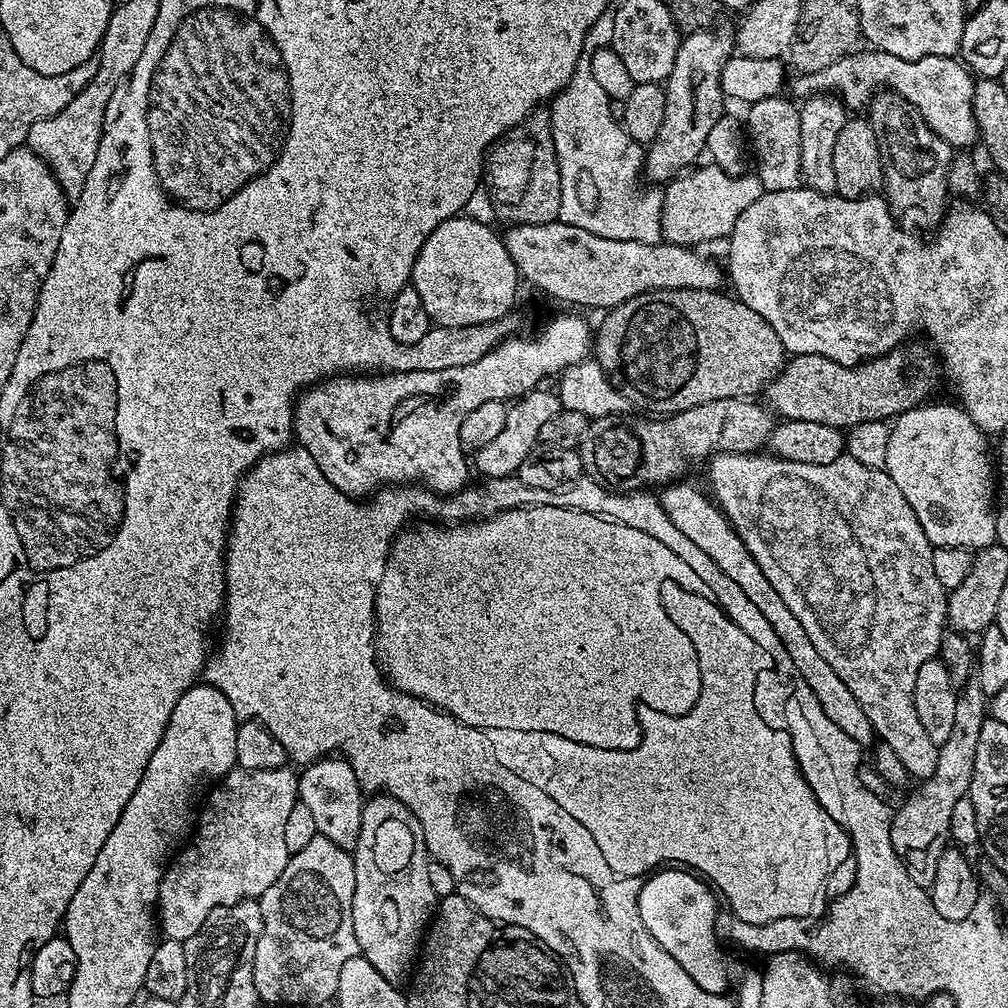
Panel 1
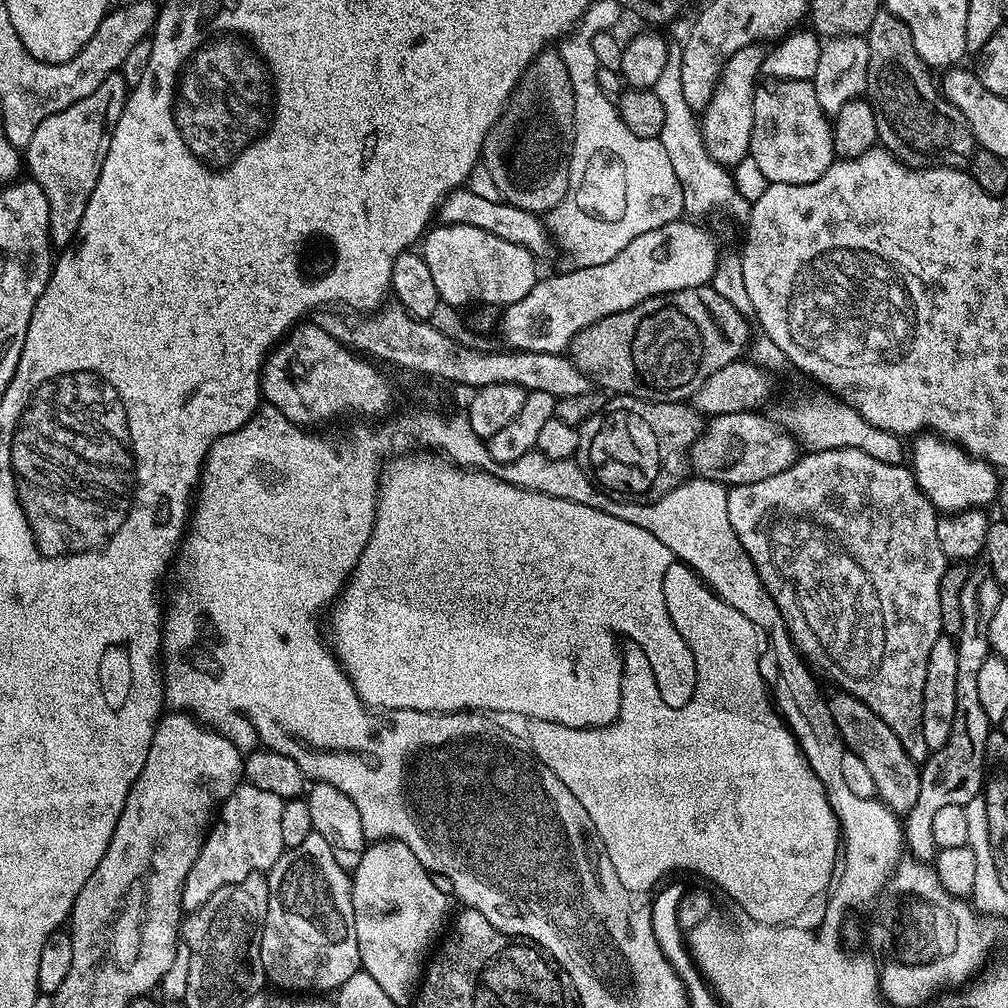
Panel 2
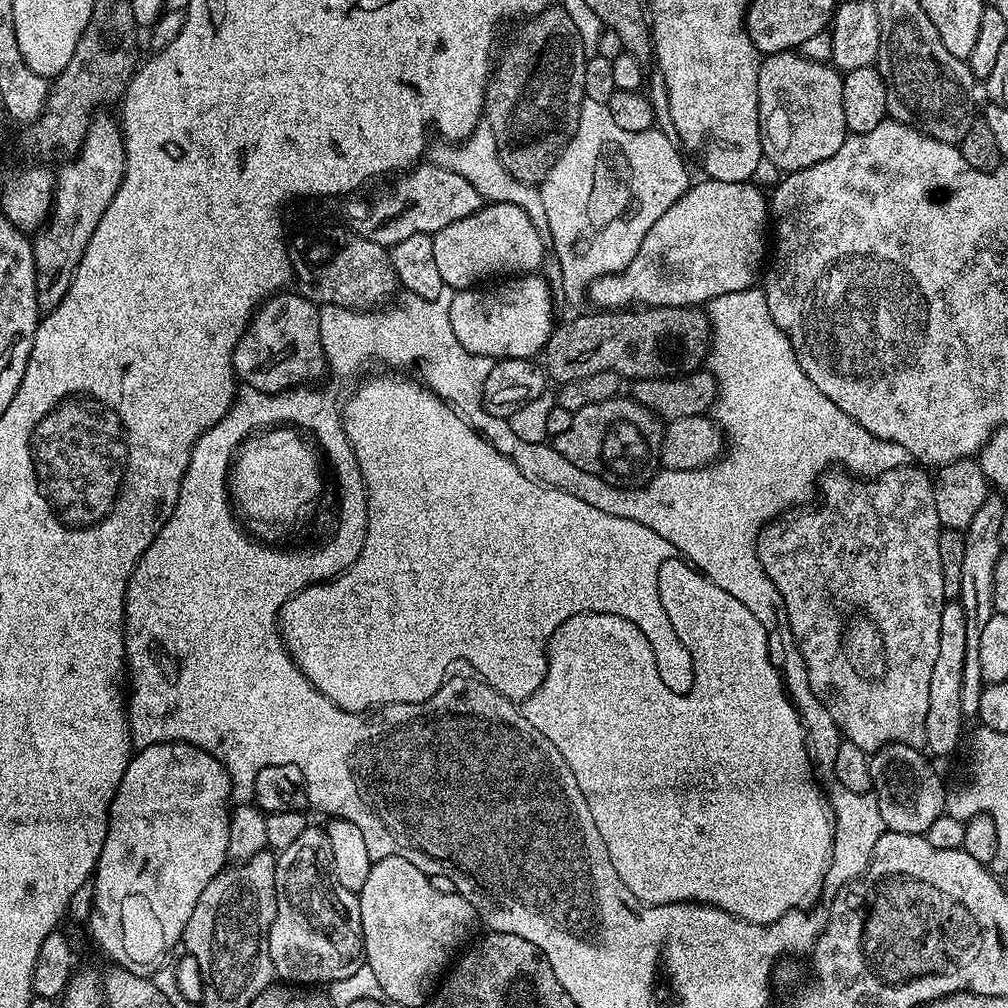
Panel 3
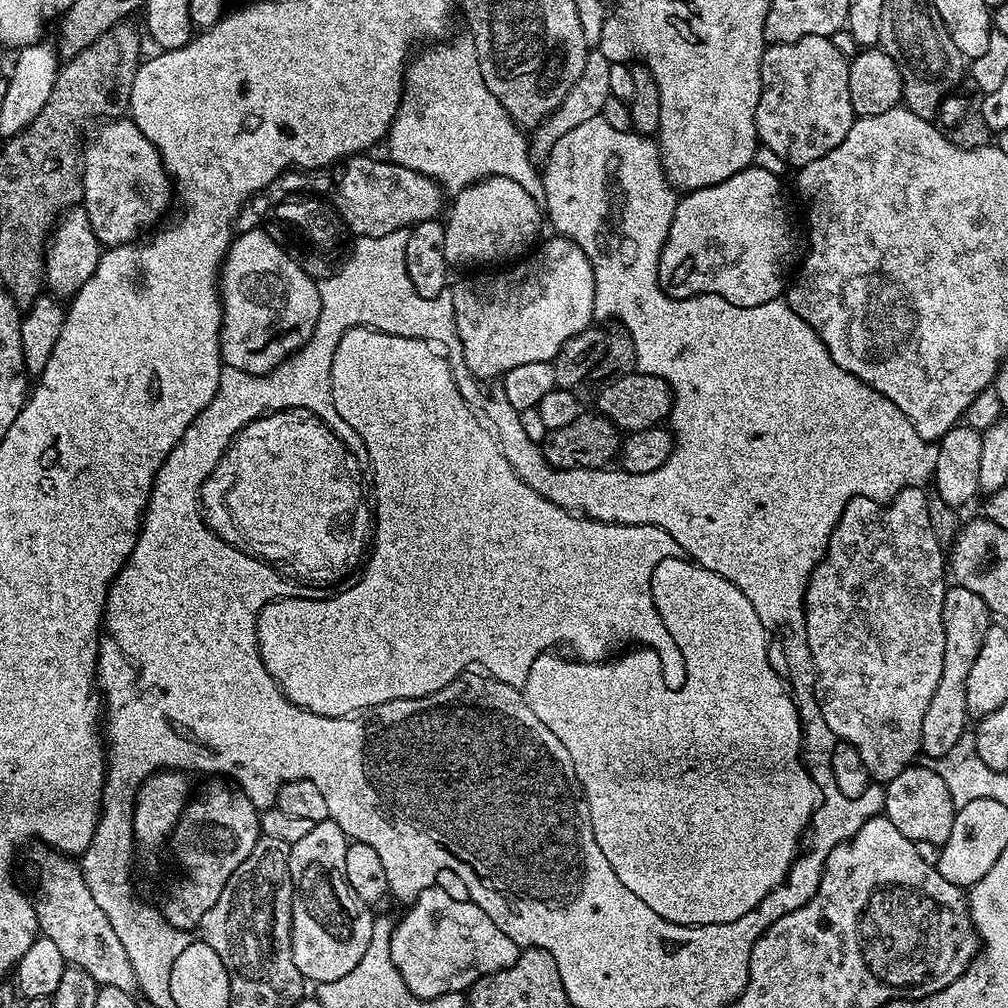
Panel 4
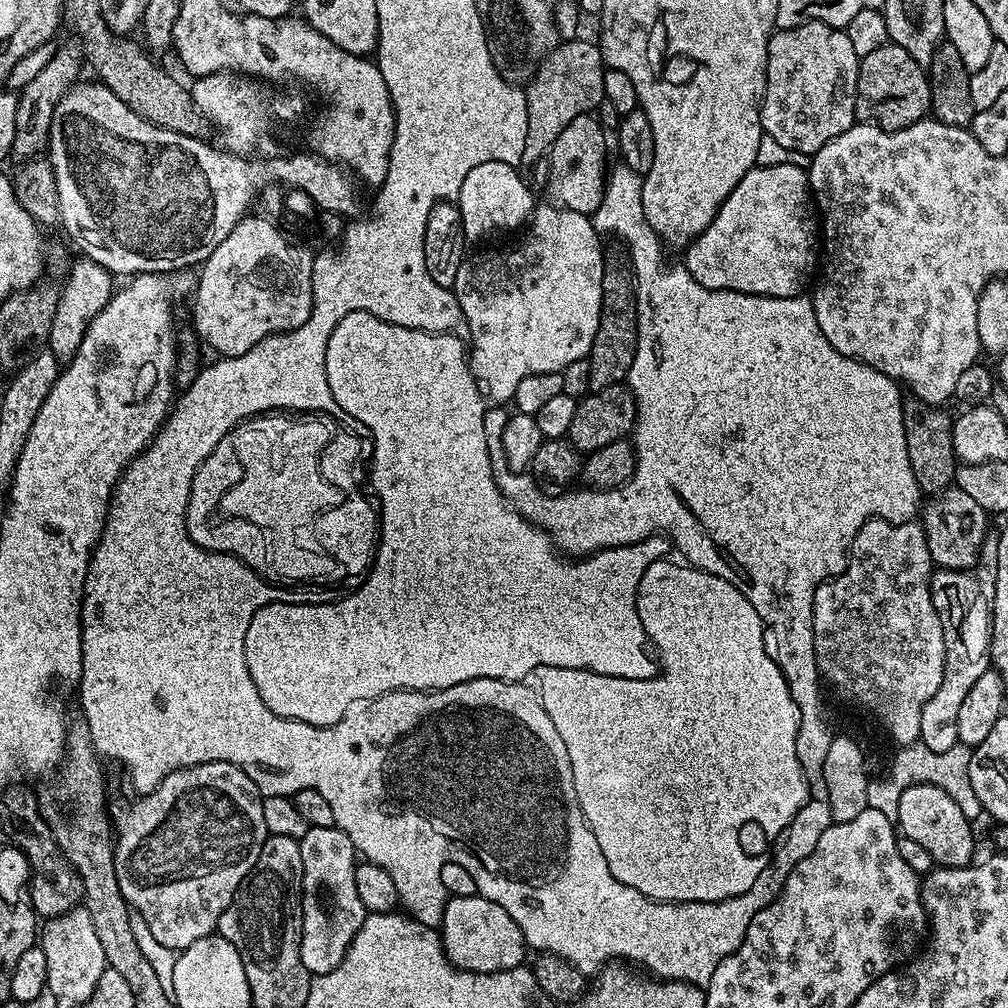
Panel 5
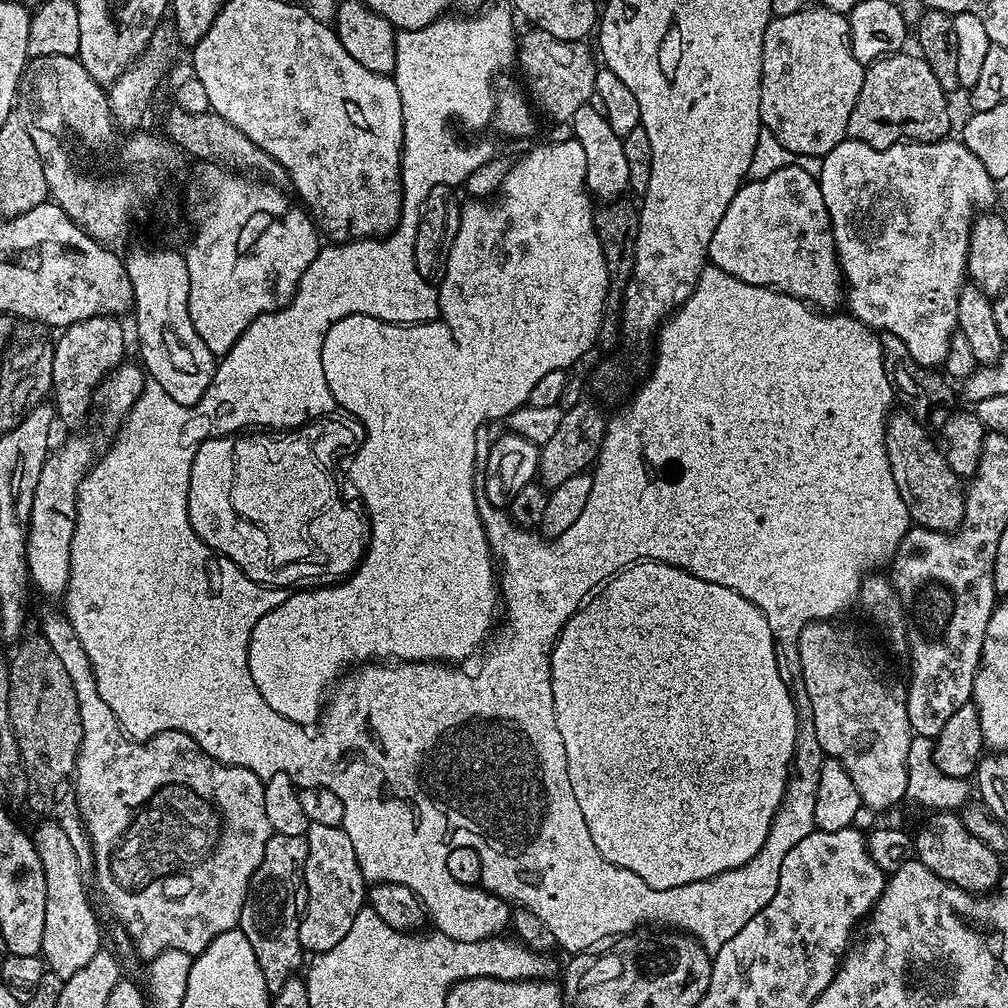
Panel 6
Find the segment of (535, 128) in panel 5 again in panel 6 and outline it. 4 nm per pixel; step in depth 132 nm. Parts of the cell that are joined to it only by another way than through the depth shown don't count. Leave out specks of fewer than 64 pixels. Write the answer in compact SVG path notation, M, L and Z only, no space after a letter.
M530 28L517 43L517 63L533 103L556 120L571 121L580 106L595 95L598 64L583 41L562 41L540 29Z

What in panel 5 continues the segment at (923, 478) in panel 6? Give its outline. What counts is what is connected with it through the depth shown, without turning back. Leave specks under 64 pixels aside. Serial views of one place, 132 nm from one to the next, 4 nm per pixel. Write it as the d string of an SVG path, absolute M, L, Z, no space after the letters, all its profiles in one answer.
M955 486L935 493L929 500L932 501L929 504L927 501L922 508L922 523L933 565L937 569L949 568L955 572L975 569L980 563L980 551L984 540L990 534L989 513L984 512L982 506L978 506L978 502L970 498L970 494Z

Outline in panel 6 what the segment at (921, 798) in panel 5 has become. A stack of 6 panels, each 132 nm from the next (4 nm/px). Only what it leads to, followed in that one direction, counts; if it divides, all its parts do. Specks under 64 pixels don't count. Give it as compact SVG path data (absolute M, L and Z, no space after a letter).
M937 811L924 825L920 828L920 833L914 836L914 856L930 869L934 874L938 874L938 878L949 880L952 884L957 884L962 890L973 894L988 894L999 885L1002 879L1000 873L1001 857L994 850L990 850L990 846L986 846L978 838L974 838L970 834L970 830L966 830L966 826L962 826L959 815L955 811Z

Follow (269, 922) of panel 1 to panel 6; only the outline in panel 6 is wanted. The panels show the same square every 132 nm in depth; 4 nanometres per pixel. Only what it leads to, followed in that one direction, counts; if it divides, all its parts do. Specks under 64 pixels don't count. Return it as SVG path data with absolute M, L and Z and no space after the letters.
M309 824L306 835L308 853L304 867L303 891L306 896L308 892L308 905L305 903L302 908L298 938L305 953L319 954L326 950L334 950L334 946L349 933L358 912L366 907L366 881L354 854L354 842L350 842L350 834L346 834L343 827Z

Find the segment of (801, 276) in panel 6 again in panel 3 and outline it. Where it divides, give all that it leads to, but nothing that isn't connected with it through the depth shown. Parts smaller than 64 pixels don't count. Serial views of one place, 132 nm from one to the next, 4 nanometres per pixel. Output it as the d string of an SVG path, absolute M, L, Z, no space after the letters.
M700 178L693 183L650 226L638 254L624 267L623 272L593 280L588 286L587 299L593 300L600 310L628 310L633 306L649 308L690 308L707 305L709 300L722 294L734 294L757 283L766 264L766 253L770 248L770 200L755 183L722 182L711 178Z

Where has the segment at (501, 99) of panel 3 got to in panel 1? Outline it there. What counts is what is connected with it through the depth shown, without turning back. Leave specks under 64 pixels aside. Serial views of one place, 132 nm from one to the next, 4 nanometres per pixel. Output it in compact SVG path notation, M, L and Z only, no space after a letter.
M537 110L505 132L486 153L483 183L492 199L492 210L497 221L505 220L505 225L514 224L548 224L560 218L562 202L562 182L558 170L558 158L552 137L552 117L547 111Z

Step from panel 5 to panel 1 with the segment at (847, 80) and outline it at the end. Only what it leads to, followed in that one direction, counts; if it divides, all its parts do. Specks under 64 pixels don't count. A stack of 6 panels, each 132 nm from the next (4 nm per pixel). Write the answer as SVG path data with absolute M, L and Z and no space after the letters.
M781 94L774 98L762 98L762 102L754 102L747 109L746 136L750 141L750 152L756 155L755 175L760 177L766 192L799 188L802 184L800 167L802 166L802 126L800 125L800 109Z

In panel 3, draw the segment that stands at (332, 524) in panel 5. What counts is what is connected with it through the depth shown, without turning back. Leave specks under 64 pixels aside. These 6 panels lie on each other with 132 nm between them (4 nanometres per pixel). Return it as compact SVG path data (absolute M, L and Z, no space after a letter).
M273 426L267 430L260 430L241 444L240 451L233 459L232 471L228 474L230 503L238 513L243 527L257 541L276 546L284 542L280 540L294 535L311 518L312 511L315 510L316 503L324 492L324 472L326 476L321 453L303 431L291 426Z

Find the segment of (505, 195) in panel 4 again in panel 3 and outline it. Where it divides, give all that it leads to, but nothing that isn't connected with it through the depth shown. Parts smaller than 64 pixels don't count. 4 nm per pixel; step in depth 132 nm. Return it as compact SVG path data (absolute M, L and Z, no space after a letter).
M485 203L470 218L458 218L458 222L450 222L450 226L438 230L432 241L442 282L452 290L475 288L497 278L539 273L540 263L546 257L530 218L522 208L510 204Z

